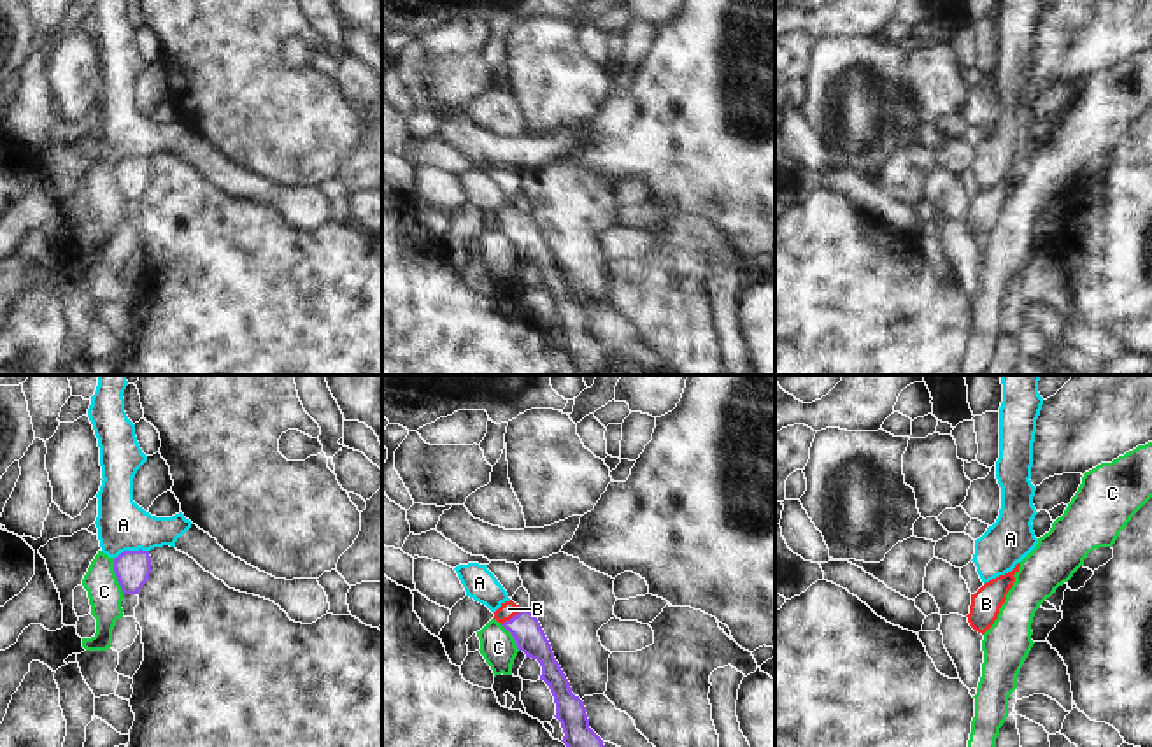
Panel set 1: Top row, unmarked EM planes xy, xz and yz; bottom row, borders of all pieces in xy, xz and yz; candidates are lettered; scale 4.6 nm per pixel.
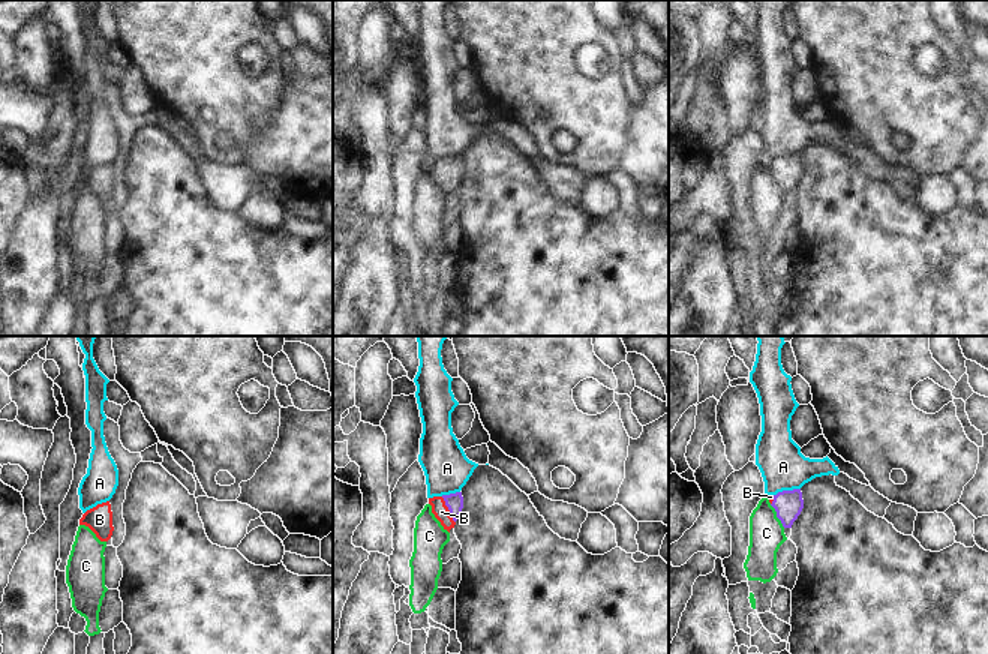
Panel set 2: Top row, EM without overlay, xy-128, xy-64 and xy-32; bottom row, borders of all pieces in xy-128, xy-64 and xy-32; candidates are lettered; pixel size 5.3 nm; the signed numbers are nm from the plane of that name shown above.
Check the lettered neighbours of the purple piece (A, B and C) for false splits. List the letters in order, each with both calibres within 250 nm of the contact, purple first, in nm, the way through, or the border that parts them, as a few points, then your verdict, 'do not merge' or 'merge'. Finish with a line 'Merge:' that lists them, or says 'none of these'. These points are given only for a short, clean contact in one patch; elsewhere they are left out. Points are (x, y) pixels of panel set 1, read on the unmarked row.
A: calibres 160 and 220 nm; border xy (148, 156), (125, 156), (114, 165); do not merge
B: calibres 140 and 80 nm; way xz (530, 246), (512, 225), (509, 216); merge
C: calibres 160 and 160 nm; border xy (113, 165), (113, 176), (123, 202); do not merge
Merge: B

